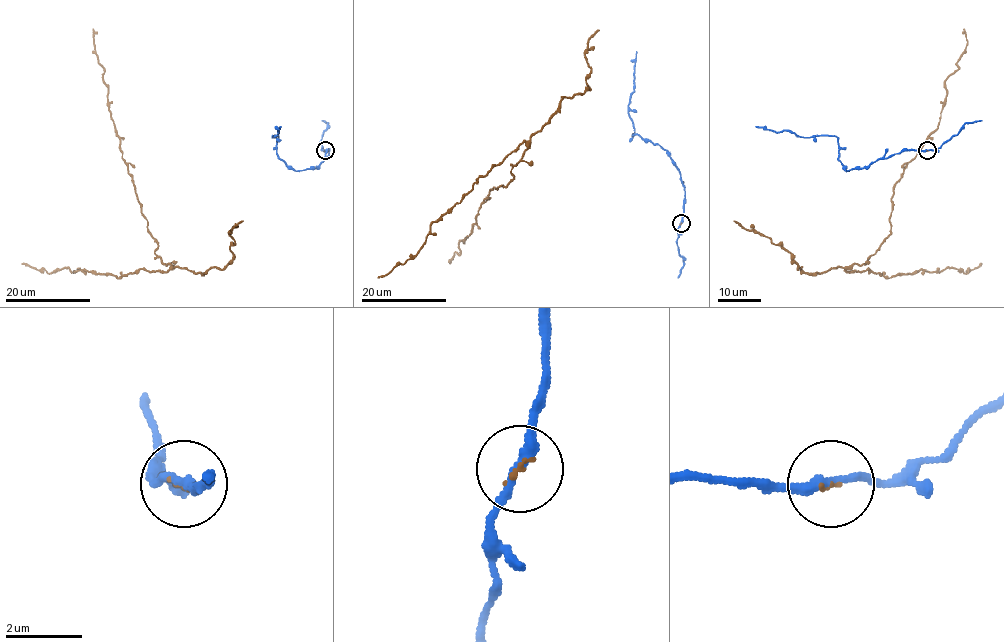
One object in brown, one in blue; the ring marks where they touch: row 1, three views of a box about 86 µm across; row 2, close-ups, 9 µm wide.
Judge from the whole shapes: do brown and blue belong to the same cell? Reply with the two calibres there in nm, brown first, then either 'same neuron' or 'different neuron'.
calibres 90 and 240 nm; same neuron

